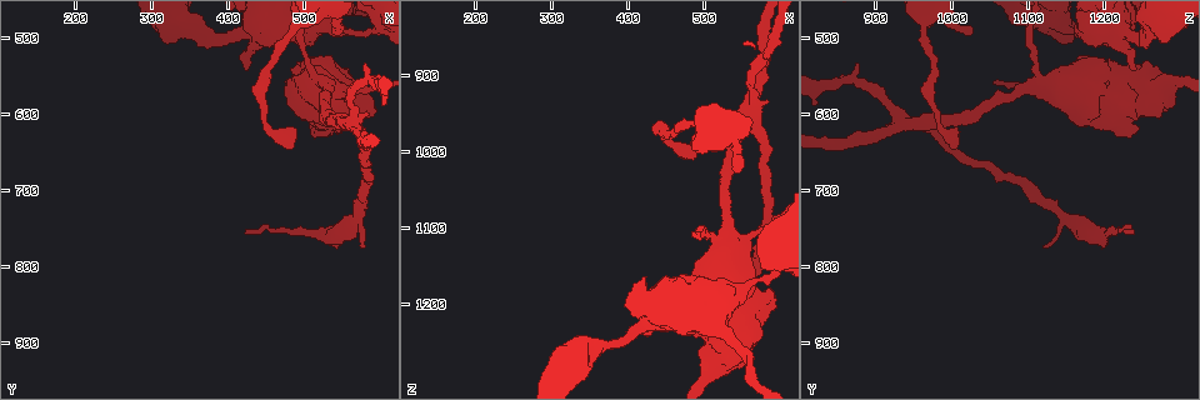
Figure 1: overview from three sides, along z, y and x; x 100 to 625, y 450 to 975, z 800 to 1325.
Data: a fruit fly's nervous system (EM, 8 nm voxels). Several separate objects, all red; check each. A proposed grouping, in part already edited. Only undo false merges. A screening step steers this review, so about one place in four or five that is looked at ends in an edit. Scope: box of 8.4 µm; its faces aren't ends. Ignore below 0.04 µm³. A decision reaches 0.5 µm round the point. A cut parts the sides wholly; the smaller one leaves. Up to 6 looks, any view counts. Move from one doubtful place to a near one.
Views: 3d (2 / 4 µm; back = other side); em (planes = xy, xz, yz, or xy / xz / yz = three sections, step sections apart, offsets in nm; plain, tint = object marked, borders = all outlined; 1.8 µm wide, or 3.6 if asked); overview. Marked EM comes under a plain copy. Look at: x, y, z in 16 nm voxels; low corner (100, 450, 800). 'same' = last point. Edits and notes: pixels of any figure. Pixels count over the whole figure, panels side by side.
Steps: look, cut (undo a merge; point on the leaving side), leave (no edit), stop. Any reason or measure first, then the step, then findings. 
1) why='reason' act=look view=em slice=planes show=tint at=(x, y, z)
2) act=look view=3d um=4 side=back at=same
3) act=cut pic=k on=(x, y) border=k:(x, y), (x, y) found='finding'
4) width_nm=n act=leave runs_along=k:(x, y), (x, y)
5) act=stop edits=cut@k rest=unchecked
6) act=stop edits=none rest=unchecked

why='narrows sharply' act=look view=3d um=4 at=(445, 595, 970)

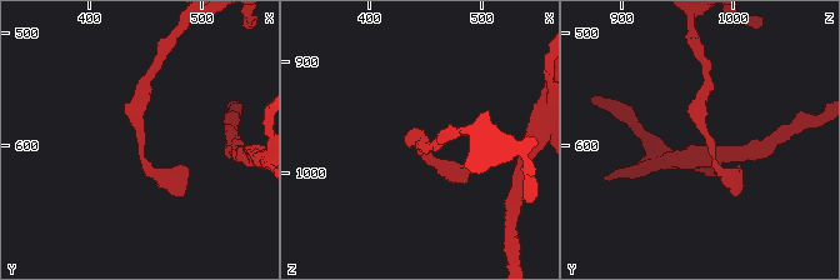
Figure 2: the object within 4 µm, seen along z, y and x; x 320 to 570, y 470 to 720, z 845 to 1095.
why='shape alone is not enough' act=look view=em slice=xy step=4 show=tint at=(448, 594, 974)

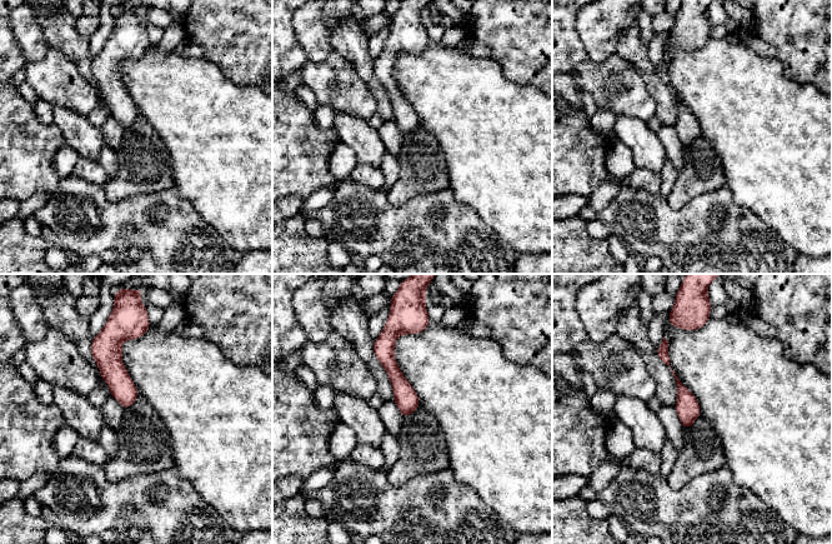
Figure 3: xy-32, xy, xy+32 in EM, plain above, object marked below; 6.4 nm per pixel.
why='cut it another way' act=look view=em slice=planes show=tint at=same

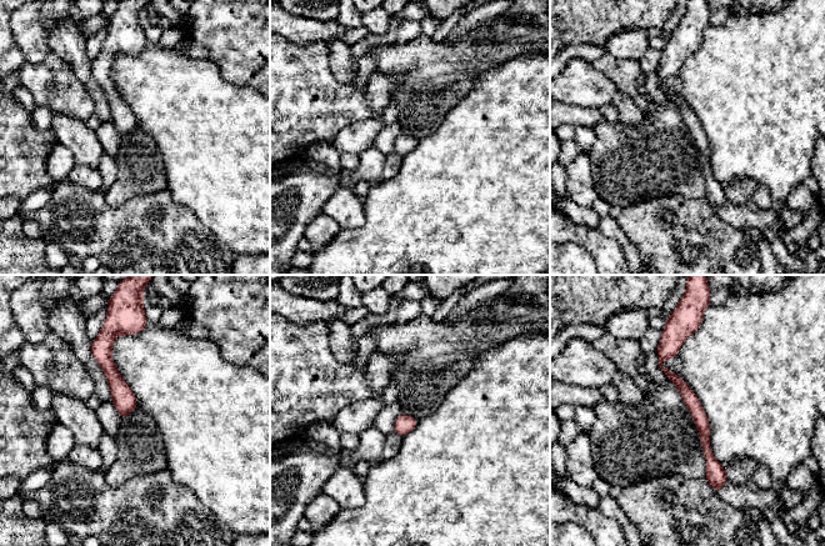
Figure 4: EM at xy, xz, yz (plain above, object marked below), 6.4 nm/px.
act=leave runs_along=4:(676, 341), (661, 366), (701, 420), (716, 485) found='continuous, no second neuron'

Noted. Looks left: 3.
why='two arms at a narrow angle' act=look view=3d um=4 side=back at=(555, 610, 965)

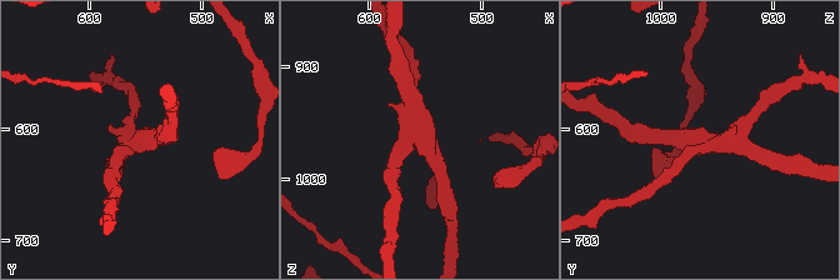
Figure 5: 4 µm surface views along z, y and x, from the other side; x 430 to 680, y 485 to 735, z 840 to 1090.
why='shape alone is not enough' act=look view=em slice=xz step=16 show=tint at=(554, 612, 966)

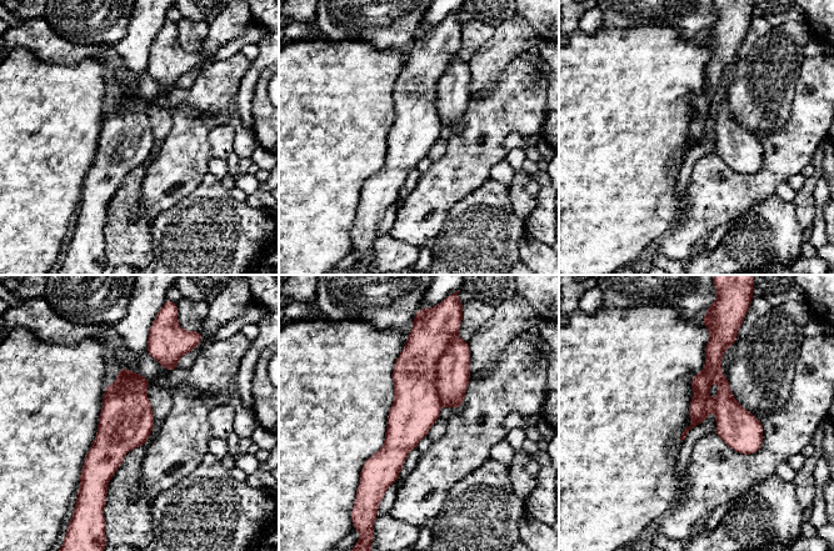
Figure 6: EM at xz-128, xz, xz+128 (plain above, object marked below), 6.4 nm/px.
why='cut it another way' act=look view=em slice=planes show=tint at=same

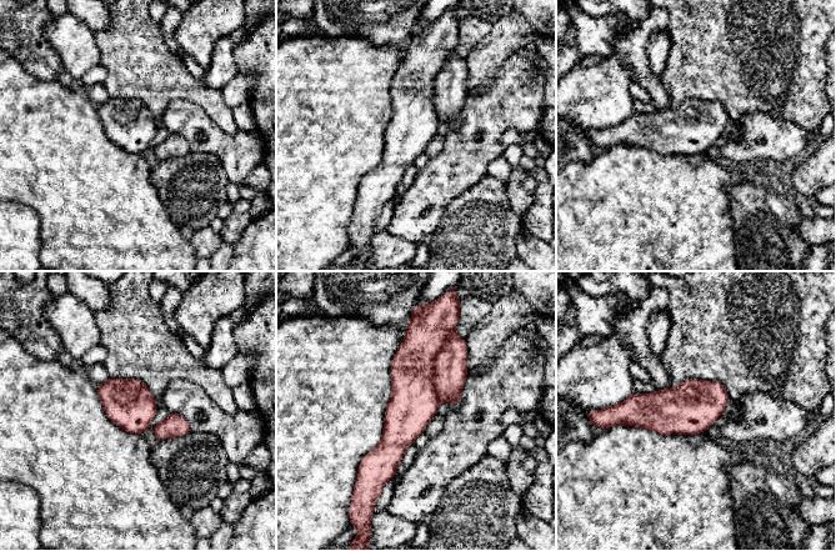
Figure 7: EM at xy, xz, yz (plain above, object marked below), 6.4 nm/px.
act=cut pic=7 on=(450, 372) border=7:(451, 331), (435, 357), (437, 400) found='two neurons meet here'

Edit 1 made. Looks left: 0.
act=stop edits=cut@7 rest=unchecked

